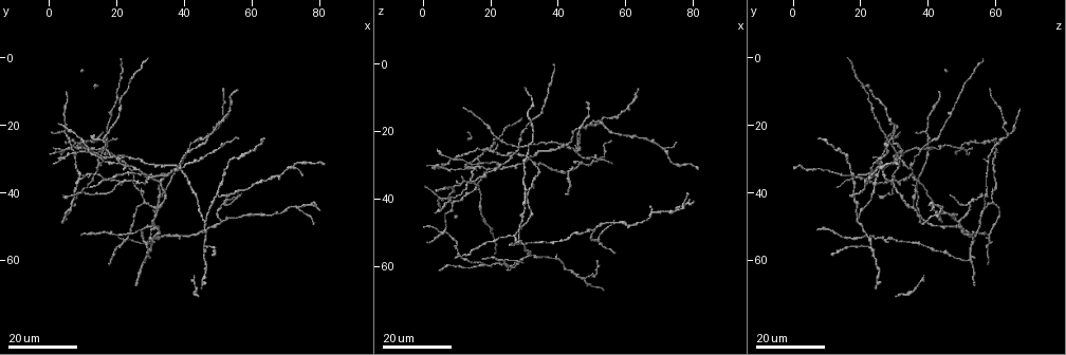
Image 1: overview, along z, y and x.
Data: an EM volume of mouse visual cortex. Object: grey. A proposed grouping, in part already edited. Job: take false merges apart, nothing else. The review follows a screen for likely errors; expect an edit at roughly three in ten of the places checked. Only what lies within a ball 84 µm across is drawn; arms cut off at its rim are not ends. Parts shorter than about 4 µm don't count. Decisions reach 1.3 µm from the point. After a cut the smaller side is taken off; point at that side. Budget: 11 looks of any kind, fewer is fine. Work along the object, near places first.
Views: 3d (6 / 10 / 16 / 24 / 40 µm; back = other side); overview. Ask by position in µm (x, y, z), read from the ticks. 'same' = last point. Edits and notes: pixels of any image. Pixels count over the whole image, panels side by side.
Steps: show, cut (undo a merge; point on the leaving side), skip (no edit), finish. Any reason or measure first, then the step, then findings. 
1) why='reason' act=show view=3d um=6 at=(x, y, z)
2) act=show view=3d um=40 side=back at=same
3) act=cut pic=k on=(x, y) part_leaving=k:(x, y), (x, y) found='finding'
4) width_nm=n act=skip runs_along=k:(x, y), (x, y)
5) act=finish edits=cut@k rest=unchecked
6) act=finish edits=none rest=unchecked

why='side arm on a straight run' act=show view=3d um=24 at=(23.0, 36.5, 29.5)

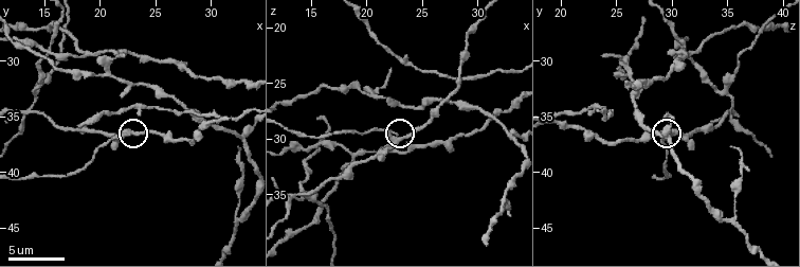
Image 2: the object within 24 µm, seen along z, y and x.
why='zoom in' act=show view=3d um=6 at=(22.6, 36.4, 29.6)

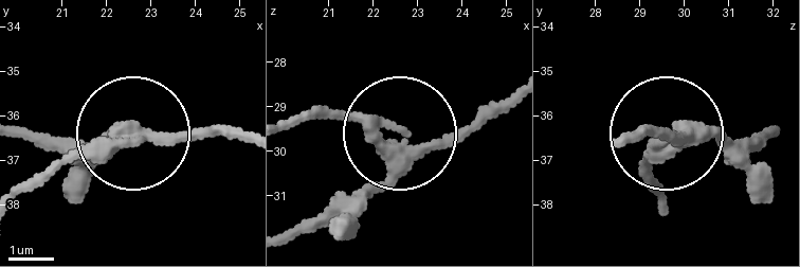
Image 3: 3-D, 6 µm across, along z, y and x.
arms=3 act=cut pic=3 on=(48, 167) part_leaving=3:(109, 142), (21, 188) found='two neurons meet here'

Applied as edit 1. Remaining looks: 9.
why='two arms in line, one across' act=show view=3d um=24 at=(6.0, 26.5, 50.0)

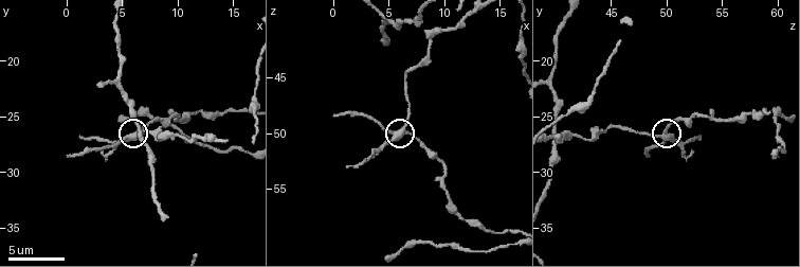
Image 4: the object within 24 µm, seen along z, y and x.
why='closer look' act=show view=3d um=10 at=(6.4, 26.6, 49.8)

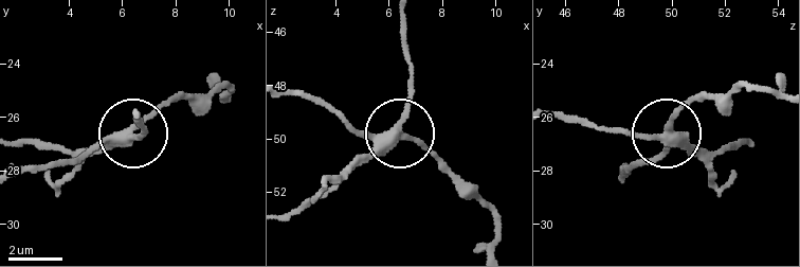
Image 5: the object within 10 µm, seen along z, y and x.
width_nm=340 act=cut pic=5 on=(350, 131) part_leaving=5:(392, 132), (417, 140), (485, 208), (496, 235), (494, 249) found='a second neuron is stuck on'

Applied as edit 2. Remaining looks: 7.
why='three arms meet' act=show view=3d um=16 at=(72.0, 32.0, 25.0)

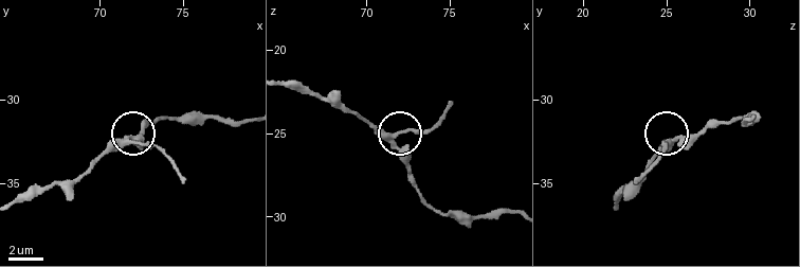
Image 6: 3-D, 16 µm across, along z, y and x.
act=show view=3d um=6 at=(71.6, 32.6, 25.1)

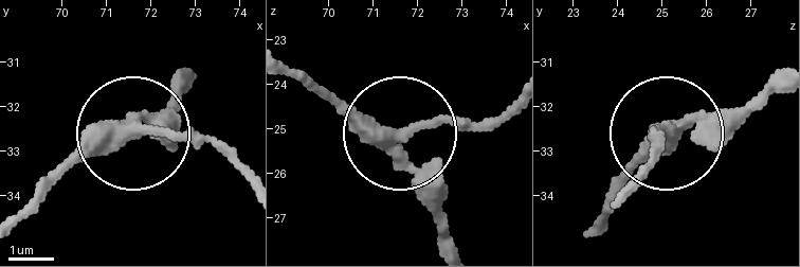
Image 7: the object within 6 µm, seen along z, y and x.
side_arm_um=5 act=skip runs_along=7:(284, 58), (397, 135), (496, 127) found='one neuron here'

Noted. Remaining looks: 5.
why='arms part here' act=show view=3d um=16 at=(73.5, 44.5, 43.5)

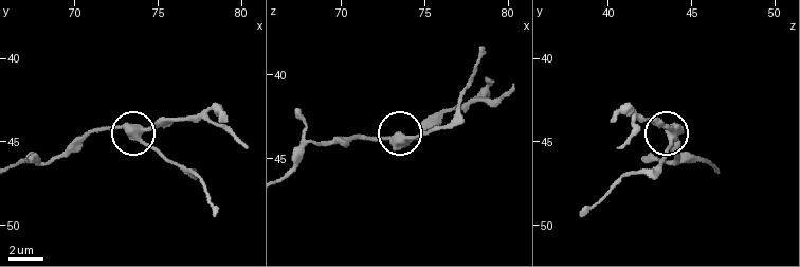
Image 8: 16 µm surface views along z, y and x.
why='closer look' act=show view=3d um=6 at=(73.9, 44.4, 44.0)

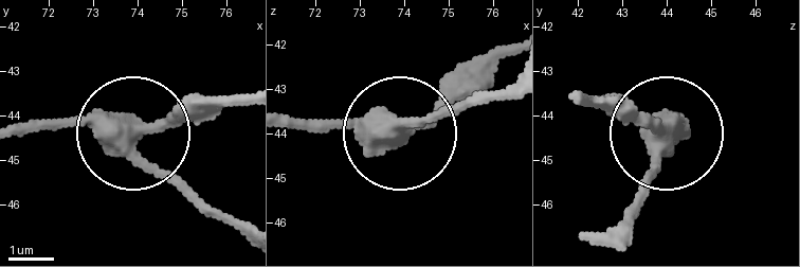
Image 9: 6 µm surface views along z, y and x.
width_nm=380 act=skip runs_along=9:(17, 128), (142, 128), (206, 98) found='continuous, no second neuron'

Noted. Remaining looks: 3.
why='three arms meet' act=show view=3d um=16 at=(51.0, 49.0, 49.0)

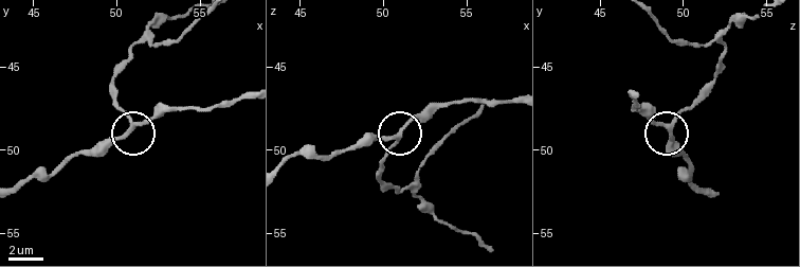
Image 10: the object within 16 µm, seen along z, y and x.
act=show view=3d um=6 at=(51.0, 48.7, 49.0)

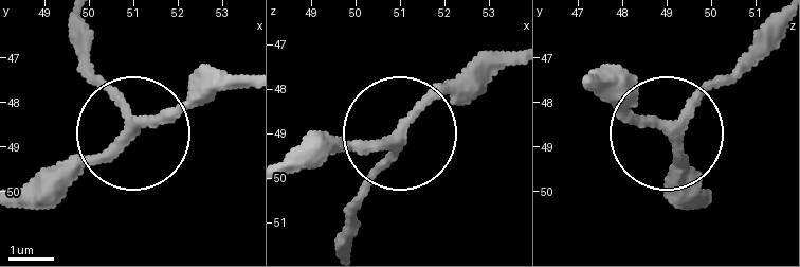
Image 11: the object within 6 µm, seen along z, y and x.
width_nm=210 act=skip found='continuous, no second neuron'

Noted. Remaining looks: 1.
act=finish edits=cut@3,cut@5 rest=unchecked

